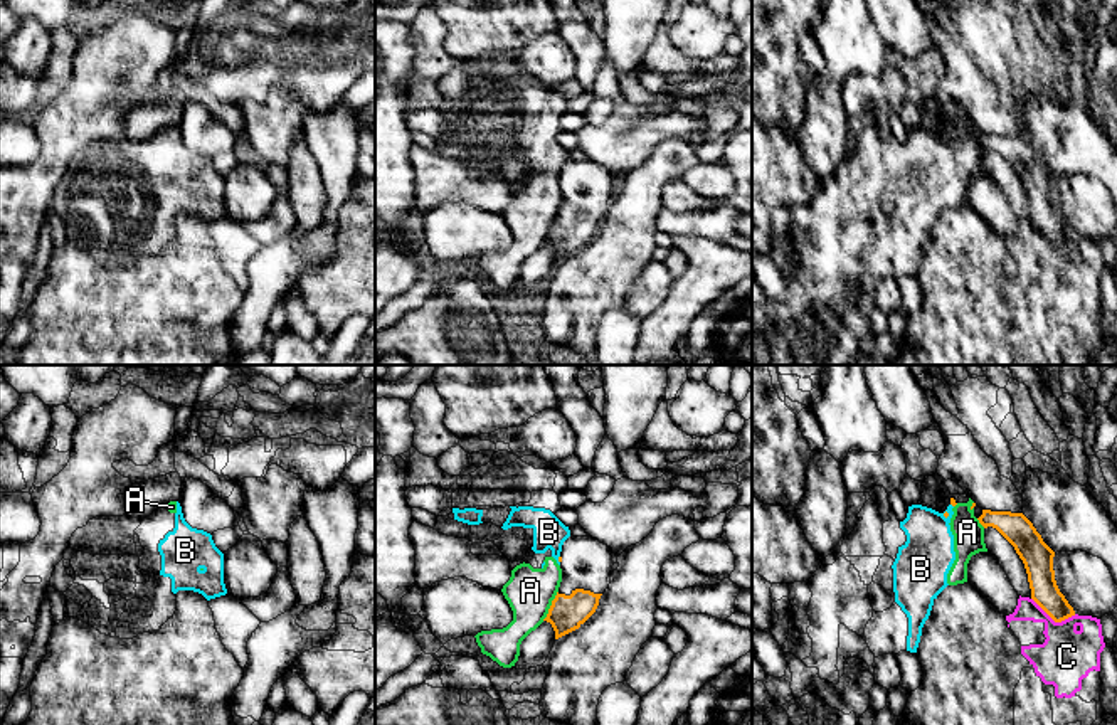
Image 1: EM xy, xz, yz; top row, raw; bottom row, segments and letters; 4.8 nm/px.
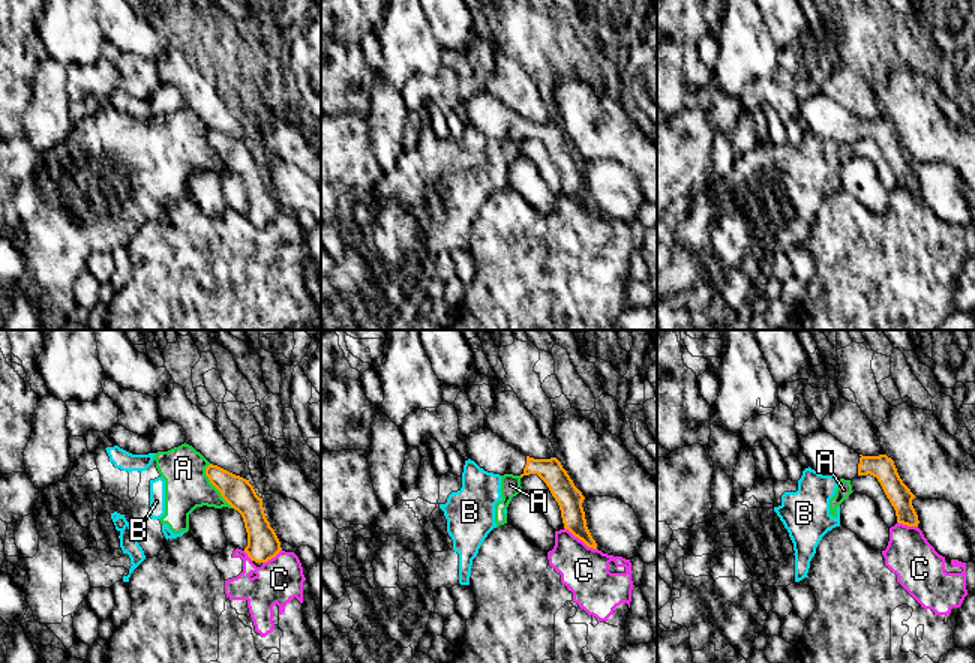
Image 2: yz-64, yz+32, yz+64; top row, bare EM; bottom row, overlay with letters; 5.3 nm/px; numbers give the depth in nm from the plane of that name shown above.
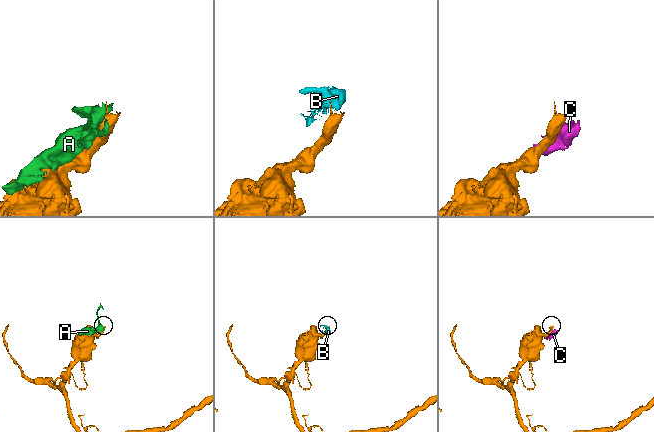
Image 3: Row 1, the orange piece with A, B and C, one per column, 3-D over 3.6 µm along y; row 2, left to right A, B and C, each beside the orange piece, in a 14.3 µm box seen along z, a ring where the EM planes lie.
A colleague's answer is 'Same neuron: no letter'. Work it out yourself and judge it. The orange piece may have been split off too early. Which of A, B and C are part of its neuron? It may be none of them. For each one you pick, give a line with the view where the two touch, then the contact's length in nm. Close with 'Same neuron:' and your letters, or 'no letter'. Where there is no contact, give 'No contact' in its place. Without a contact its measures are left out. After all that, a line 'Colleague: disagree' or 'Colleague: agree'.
Same neuron: no letter
Colleague: agree

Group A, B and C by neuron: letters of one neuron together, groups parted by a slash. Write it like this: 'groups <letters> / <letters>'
groups A B / C

